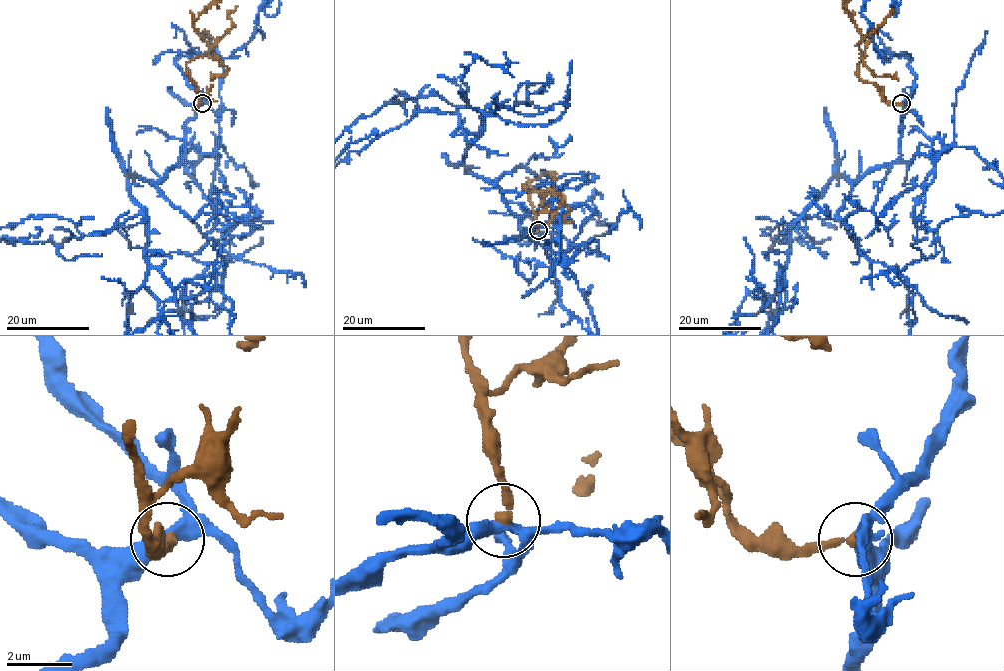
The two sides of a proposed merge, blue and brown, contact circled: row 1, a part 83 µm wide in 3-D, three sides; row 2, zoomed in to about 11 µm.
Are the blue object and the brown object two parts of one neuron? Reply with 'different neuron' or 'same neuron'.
same neuron

